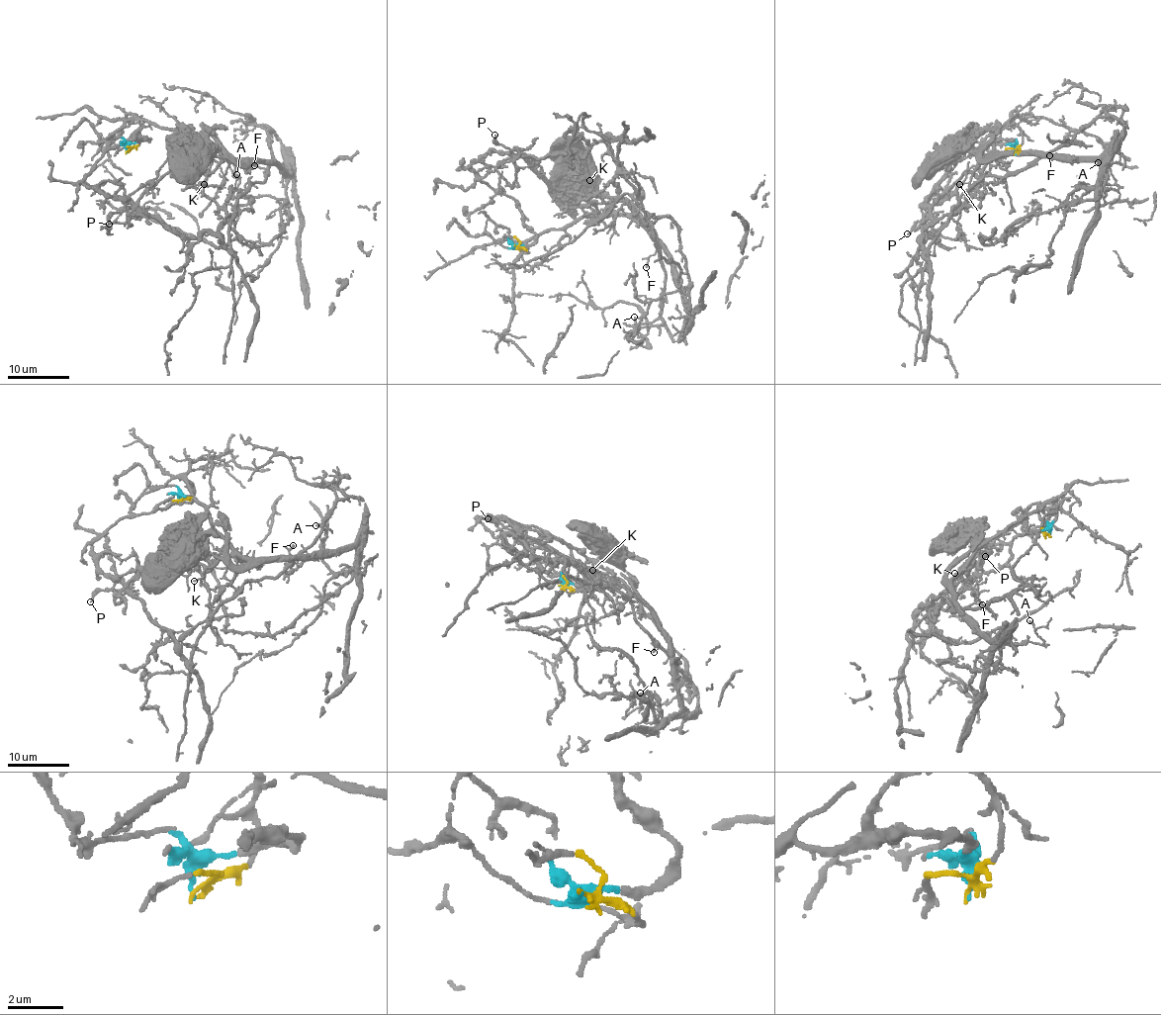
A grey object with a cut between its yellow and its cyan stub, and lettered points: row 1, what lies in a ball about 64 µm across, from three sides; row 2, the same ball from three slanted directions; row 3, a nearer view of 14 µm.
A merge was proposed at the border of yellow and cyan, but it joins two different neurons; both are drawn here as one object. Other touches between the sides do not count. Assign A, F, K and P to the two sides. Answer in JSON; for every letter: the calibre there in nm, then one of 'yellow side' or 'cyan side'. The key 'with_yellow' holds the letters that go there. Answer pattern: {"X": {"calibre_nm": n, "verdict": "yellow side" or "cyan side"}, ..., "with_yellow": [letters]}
{"A": {"calibre_nm": 170, "verdict": "yellow side"}, "F": {"calibre_nm": 150, "verdict": "yellow side"}, "K": {"calibre_nm": 110, "verdict": "yellow side"}, "P": {"calibre_nm": 170, "verdict": "cyan side"}, "with_yellow": ["A", "F", "K"]}

